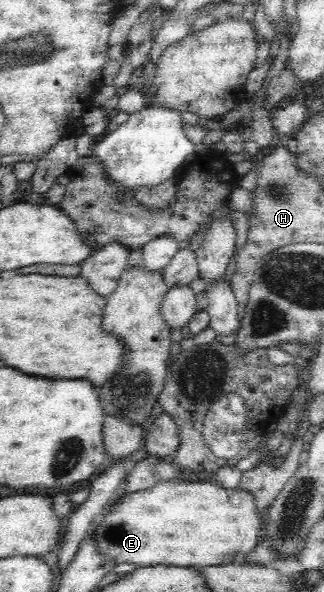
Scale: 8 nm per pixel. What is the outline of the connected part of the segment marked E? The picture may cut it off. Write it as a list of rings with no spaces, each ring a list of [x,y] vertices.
[[[192,479],[192,481],[185,482],[184,480],[171,480],[171,482],[161,482],[147,488],[147,490],[139,490],[131,493],[124,493],[123,495],[116,497],[111,500],[109,504],[104,506],[102,514],[99,518],[95,519],[90,526],[92,533],[92,542],[94,543],[95,551],[97,555],[101,555],[105,559],[105,563],[111,563],[113,565],[117,564],[133,564],[138,567],[153,567],[153,566],[175,566],[182,568],[192,568],[193,566],[219,566],[228,565],[233,562],[233,558],[237,558],[239,554],[247,554],[247,552],[253,552],[255,550],[256,544],[260,542],[259,533],[262,529],[263,517],[256,513],[253,499],[249,493],[235,488],[228,490],[223,488],[216,481],[198,481],[197,479]]]

